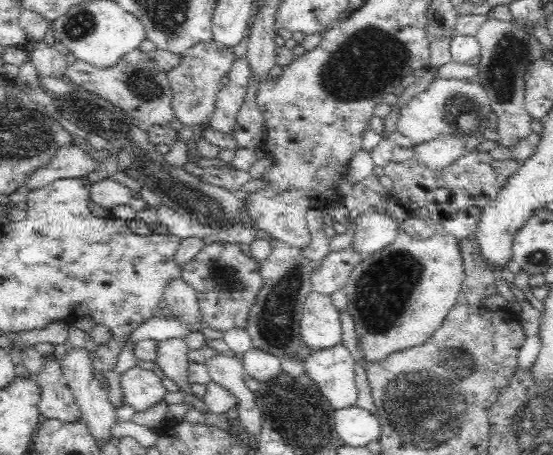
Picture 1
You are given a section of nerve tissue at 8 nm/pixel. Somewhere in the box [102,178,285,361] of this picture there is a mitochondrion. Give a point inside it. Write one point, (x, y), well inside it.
(226, 277)

